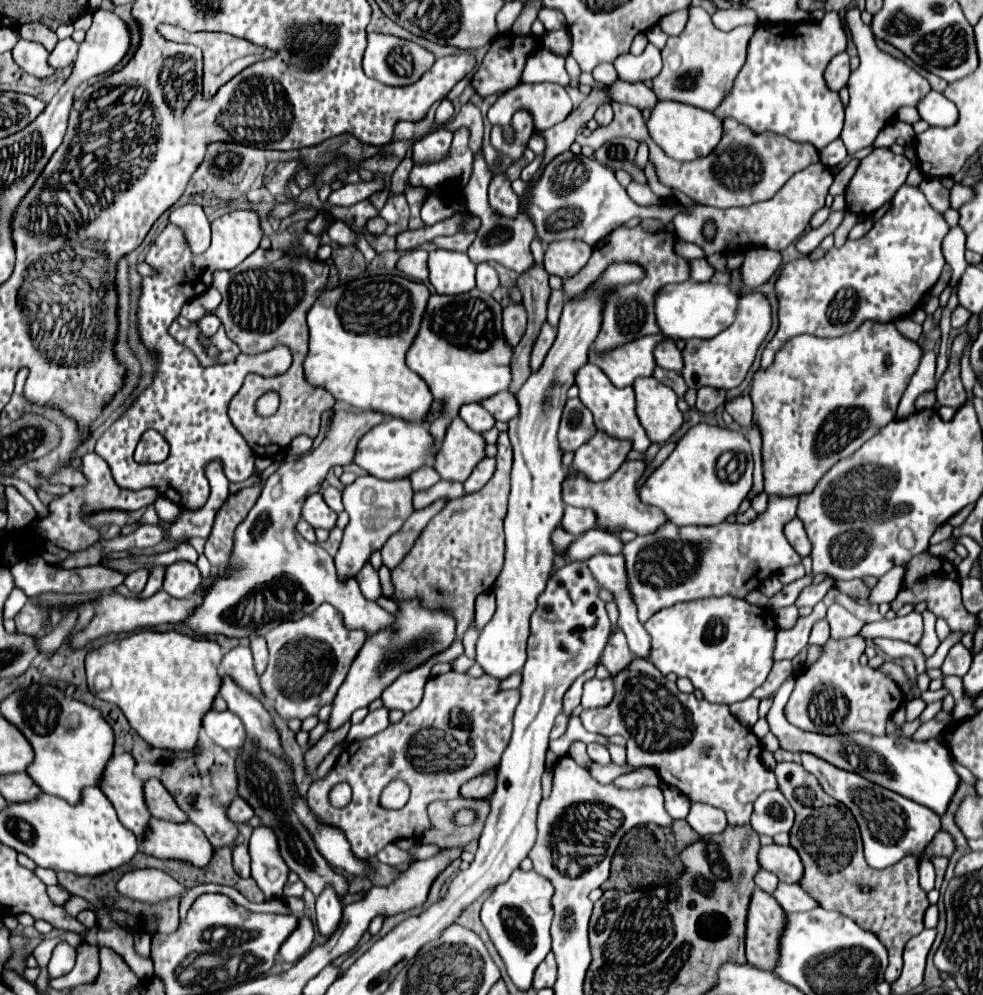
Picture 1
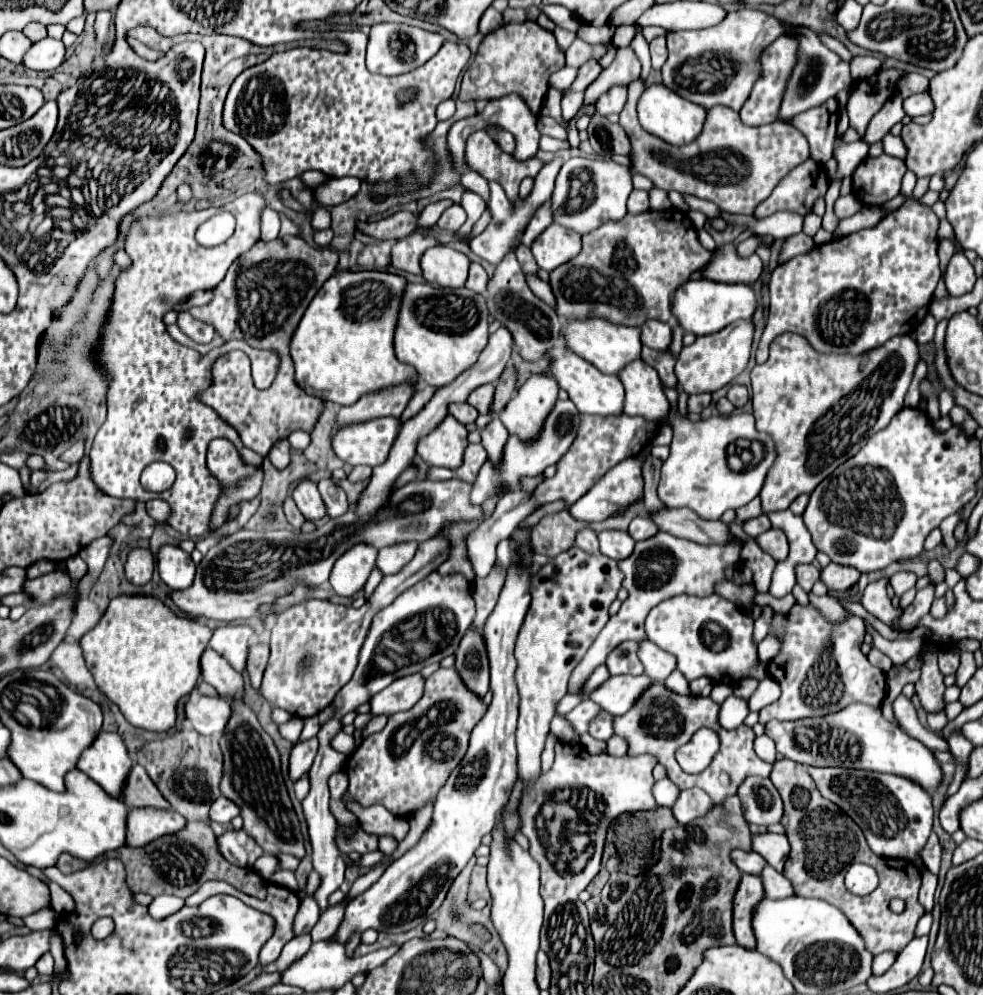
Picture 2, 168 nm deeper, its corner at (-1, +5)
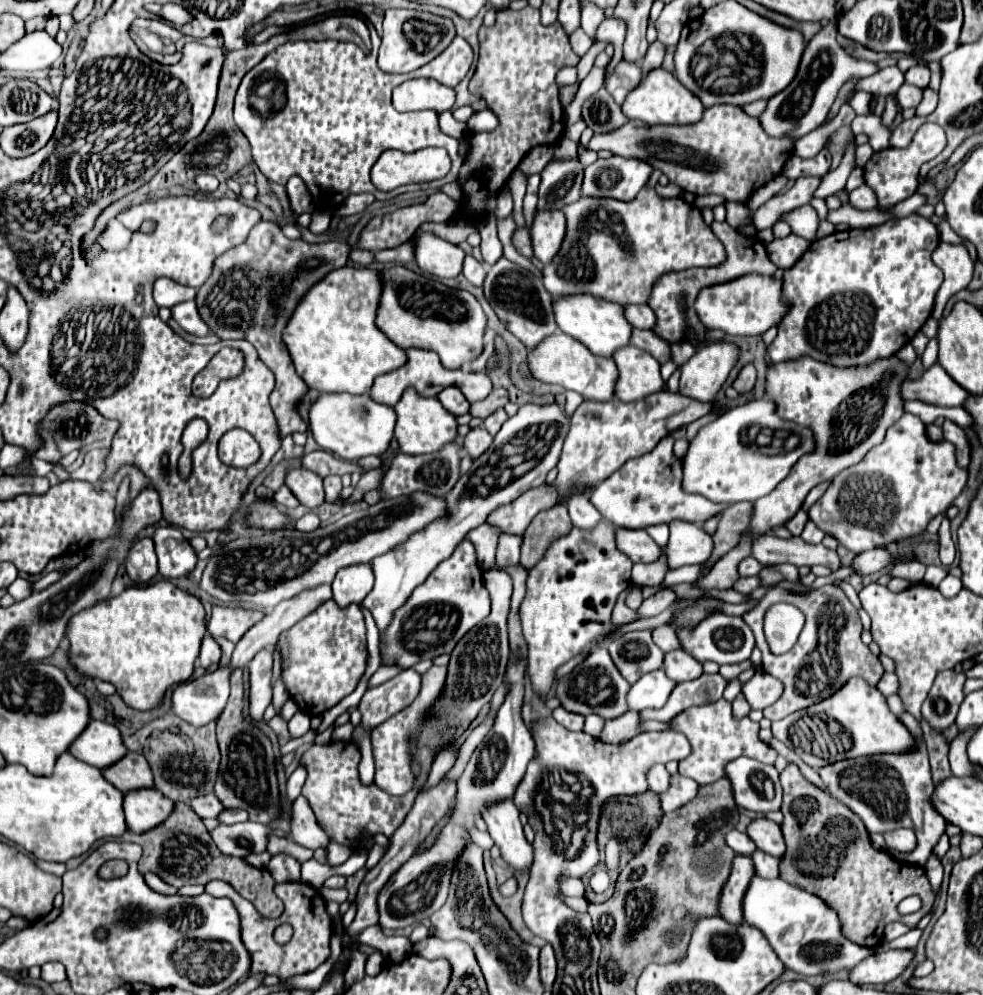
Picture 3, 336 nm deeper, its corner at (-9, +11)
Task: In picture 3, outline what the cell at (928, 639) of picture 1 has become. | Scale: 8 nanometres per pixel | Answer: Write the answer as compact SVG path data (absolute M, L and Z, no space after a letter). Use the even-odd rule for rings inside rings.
M942 671L922 705L922 717L932 727L932 731L942 733L954 725L960 703L964 701L964 681L966 675L956 671Z

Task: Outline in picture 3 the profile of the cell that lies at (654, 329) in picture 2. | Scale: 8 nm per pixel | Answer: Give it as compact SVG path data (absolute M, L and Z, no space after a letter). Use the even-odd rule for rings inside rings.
M622 305L626 319L636 327L636 329L652 329L656 323L656 317L648 305Z

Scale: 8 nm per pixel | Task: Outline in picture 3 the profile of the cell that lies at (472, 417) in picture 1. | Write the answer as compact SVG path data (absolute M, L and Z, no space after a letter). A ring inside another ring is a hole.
M444 387L438 393L438 401L442 403L442 407L446 407L446 411L454 413L456 417L468 413L468 407L470 407L470 403L466 401L466 397L458 387Z

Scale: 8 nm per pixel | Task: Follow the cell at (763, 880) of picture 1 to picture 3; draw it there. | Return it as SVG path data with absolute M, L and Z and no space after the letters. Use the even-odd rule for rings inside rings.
M732 829L730 833L726 833L724 839L726 839L726 845L734 849L734 853L740 853L740 855L750 855L756 849L754 841L746 833L740 833L738 829Z

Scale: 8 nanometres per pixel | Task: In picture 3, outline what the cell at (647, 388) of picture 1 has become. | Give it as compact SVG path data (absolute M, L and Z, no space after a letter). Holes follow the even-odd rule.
M626 345L626 349L618 349L612 359L618 367L616 397L620 401L638 401L662 389L664 381L660 377L660 363L650 353Z

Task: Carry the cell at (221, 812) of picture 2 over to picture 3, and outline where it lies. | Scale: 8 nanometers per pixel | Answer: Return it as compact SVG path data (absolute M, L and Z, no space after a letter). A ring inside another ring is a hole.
M210 793L210 795L202 795L202 797L194 797L194 801L188 803L190 809L194 809L194 813L198 813L198 817L206 819L206 817L218 817L220 811L224 809L222 803Z

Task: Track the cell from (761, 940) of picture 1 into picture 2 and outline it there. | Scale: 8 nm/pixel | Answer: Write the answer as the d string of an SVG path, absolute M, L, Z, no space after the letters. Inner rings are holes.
M742 875L740 887L734 897L734 935L738 945L746 949L756 949L754 929L750 927L750 919L754 917L754 907L764 899L762 879L756 875Z

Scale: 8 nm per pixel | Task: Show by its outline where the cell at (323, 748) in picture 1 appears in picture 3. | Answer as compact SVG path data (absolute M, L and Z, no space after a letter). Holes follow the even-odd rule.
M298 797L292 805L292 819L290 819L290 837L292 841L316 851L328 845L328 835L318 827L316 817L304 797Z

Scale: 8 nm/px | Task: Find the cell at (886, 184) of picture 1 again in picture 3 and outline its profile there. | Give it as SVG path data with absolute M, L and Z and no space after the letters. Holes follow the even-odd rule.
M926 123L919 128L916 139L912 139L912 143L906 149L892 149L890 147L890 149L884 149L884 151L874 153L870 157L870 161L864 167L866 185L870 185L874 189L874 193L878 195L880 209L888 211L894 205L898 205L900 201L904 201L916 193L918 171L928 159L932 159L942 152L940 143L942 143L942 147L946 147L946 135L942 133L942 127L934 125L934 123Z

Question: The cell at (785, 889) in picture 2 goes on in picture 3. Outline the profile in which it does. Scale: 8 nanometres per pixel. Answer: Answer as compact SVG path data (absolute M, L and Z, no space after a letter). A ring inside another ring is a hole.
M754 851L752 855L752 861L754 861L754 871L756 871L756 875L760 875L760 877L766 877L766 879L774 879L774 877L778 877L778 867L780 867L780 859L778 857L774 857L774 855L768 855L768 853L764 853L764 851Z

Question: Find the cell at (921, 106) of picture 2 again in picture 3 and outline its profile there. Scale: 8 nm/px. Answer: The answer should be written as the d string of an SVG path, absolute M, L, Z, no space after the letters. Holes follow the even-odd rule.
M904 83L904 85L898 89L896 97L898 97L898 103L900 103L904 109L906 109L906 107L918 107L918 103L920 103L920 99L922 99L922 89Z

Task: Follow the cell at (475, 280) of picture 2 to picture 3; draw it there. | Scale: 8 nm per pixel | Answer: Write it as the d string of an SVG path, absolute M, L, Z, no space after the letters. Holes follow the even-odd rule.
M466 255L464 265L462 265L462 275L466 277L466 281L470 281L476 287L482 287L484 279L486 279L486 269L480 261L476 261L472 255Z

